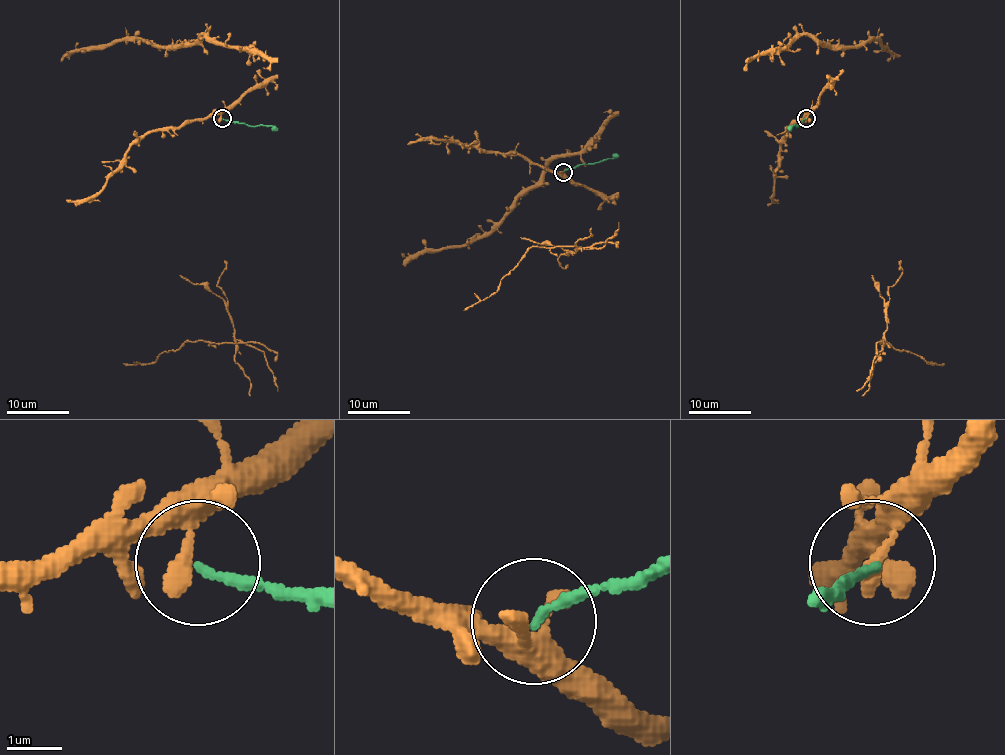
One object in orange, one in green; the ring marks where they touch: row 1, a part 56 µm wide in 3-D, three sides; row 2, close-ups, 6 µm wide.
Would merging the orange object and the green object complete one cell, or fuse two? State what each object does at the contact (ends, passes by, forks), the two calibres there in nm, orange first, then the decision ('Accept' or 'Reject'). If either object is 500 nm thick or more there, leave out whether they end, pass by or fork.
At the ring orange ends. At the ring green ends. Thickness 320 nm (orange) against 150 nm. Reject

